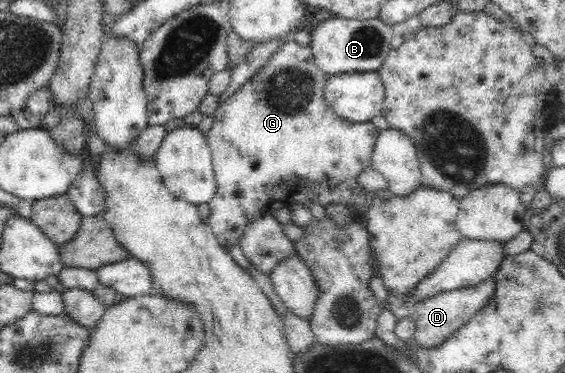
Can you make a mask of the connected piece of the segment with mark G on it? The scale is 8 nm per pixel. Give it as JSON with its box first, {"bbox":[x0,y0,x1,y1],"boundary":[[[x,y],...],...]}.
{"bbox":[206,40,381,250],"boundary":[[[288,40],[274,53],[267,64],[259,70],[258,74],[254,75],[243,87],[240,87],[234,92],[228,100],[219,105],[213,114],[212,126],[206,135],[206,142],[208,143],[208,147],[210,147],[210,154],[212,155],[214,178],[217,184],[214,198],[207,203],[210,206],[210,216],[206,219],[206,223],[208,223],[208,227],[211,228],[212,233],[214,233],[218,241],[220,241],[220,244],[224,245],[228,250],[232,248],[233,245],[239,244],[239,240],[242,234],[244,234],[248,222],[254,220],[254,218],[258,218],[258,216],[262,216],[262,214],[272,214],[272,212],[276,212],[277,209],[287,208],[290,210],[297,203],[303,203],[308,207],[309,201],[321,205],[324,209],[328,204],[342,204],[348,208],[350,205],[354,204],[356,207],[361,207],[361,209],[356,209],[354,214],[355,223],[358,226],[362,226],[365,225],[365,212],[368,208],[372,208],[374,203],[377,202],[376,198],[372,198],[374,196],[369,195],[370,190],[365,191],[358,185],[356,178],[362,170],[371,166],[372,151],[378,133],[381,130],[373,125],[371,121],[359,123],[344,120],[342,117],[337,116],[329,107],[323,93],[328,76],[324,75],[318,69],[310,45],[302,45],[294,40]]]}

